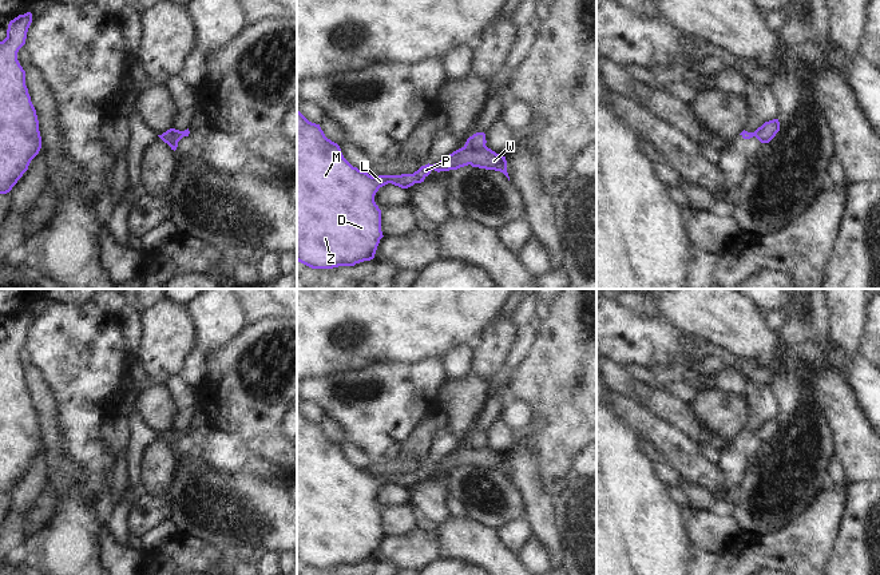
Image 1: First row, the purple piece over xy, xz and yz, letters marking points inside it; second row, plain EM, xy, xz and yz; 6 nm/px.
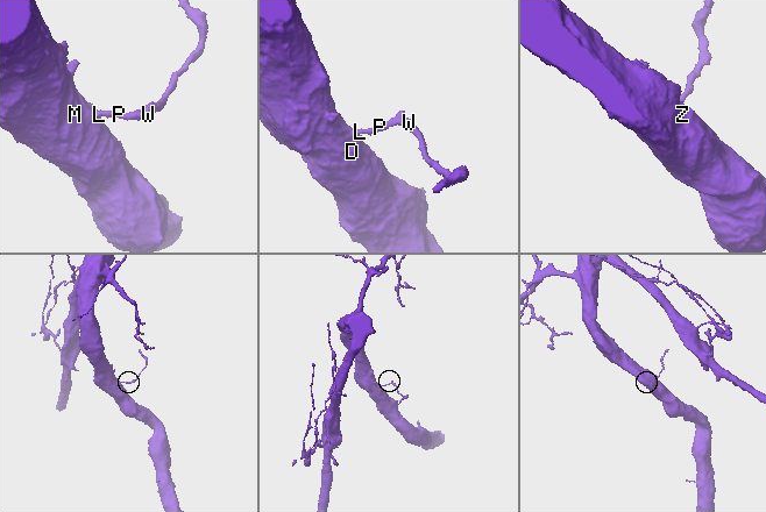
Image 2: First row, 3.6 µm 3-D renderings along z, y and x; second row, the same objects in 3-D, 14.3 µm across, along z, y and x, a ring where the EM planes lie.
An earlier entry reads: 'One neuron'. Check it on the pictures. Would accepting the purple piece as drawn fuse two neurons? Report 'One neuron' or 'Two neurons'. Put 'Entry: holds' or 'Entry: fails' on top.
Entry: holds
One neuron.

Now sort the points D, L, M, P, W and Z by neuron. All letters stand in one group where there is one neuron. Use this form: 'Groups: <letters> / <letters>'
Groups: D L M P W Z

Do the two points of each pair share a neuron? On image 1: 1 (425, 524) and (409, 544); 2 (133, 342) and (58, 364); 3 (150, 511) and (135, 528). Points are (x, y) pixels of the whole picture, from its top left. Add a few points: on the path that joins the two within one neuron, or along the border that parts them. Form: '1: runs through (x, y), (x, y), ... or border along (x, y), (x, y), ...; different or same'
1: border along (416, 527), (435, 534); different
2: border along (117, 314), (126, 348); different
3: runs through (146, 515), (137, 524); same

